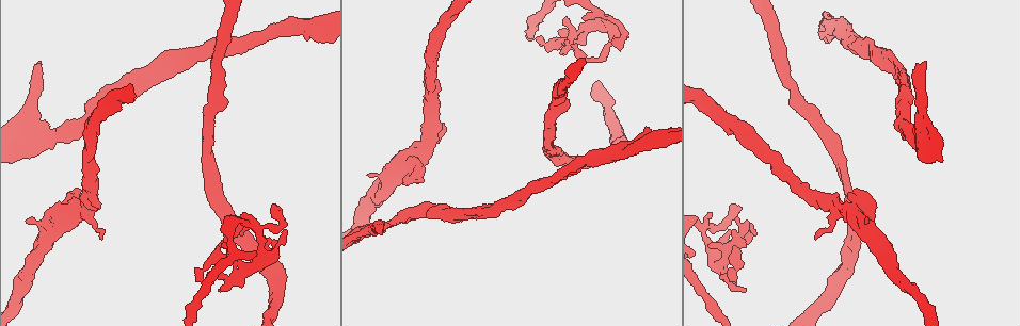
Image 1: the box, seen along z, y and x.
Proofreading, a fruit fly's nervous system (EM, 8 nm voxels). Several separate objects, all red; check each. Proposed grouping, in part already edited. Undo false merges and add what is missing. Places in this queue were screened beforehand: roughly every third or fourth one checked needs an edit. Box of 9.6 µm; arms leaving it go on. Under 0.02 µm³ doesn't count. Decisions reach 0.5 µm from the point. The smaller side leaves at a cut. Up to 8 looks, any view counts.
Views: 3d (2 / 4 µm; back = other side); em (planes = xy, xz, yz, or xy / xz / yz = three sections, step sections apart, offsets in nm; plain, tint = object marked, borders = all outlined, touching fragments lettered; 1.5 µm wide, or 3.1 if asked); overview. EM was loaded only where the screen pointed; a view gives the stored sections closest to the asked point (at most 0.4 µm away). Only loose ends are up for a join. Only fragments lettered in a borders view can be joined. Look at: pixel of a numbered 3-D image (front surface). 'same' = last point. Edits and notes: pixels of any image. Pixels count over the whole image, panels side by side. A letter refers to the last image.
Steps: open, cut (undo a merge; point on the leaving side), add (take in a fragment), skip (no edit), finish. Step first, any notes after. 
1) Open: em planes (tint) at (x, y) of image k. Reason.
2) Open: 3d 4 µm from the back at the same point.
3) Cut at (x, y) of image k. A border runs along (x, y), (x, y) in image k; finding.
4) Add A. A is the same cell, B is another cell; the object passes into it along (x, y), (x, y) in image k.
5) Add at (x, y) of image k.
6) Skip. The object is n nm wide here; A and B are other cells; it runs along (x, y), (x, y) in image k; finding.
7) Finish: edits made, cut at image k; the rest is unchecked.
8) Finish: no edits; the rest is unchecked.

Open: 3d 2 µm at (247, 229) of image 1. Touches itself.

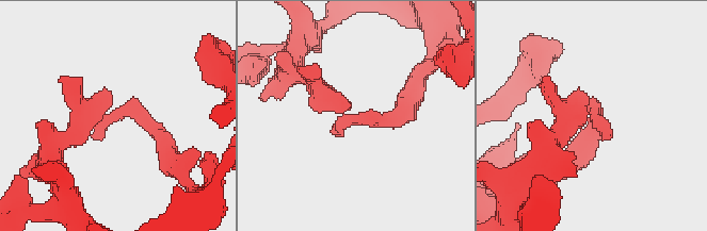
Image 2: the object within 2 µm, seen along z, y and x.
Open: em xy step 8 (tint) at (360, 119) of image 2.

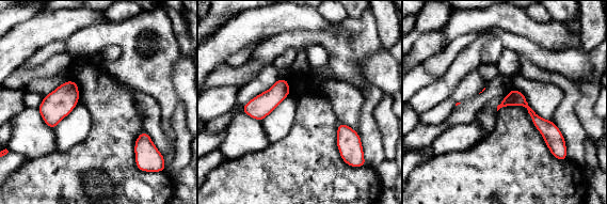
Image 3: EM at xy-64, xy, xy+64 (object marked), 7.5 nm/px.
Open: em planes (borders) at the same point. Cut it another way.

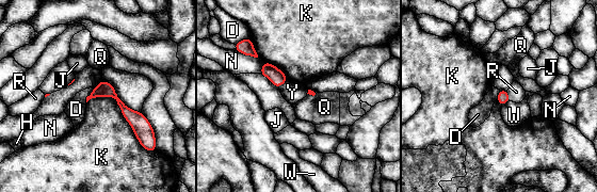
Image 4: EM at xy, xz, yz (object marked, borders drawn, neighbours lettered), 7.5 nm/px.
Skip. D, H, J, K, N, Q, R, W and Y are other cells; one neuron here.

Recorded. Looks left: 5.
Open: 3d 2 µm at (814, 237) of image 1. Tapers out.

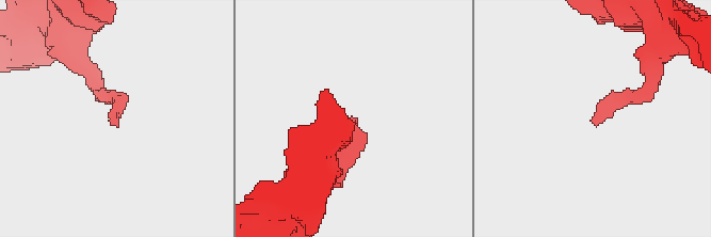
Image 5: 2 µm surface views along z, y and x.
Open: em planes (borders) at (356, 120) of image 5.

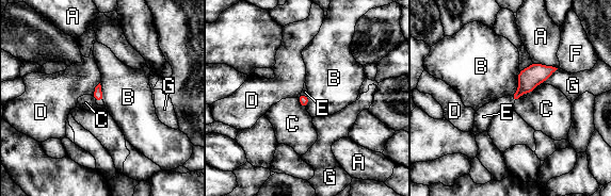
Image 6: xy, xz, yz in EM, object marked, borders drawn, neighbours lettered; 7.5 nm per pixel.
Add E. E is the same cell, A, B, C, D, F and G are other cells; the object passes into it along (529, 78), (512, 99), (484, 115) in image 6; the neuron continues.

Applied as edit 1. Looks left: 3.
Open: overview. Redraw.

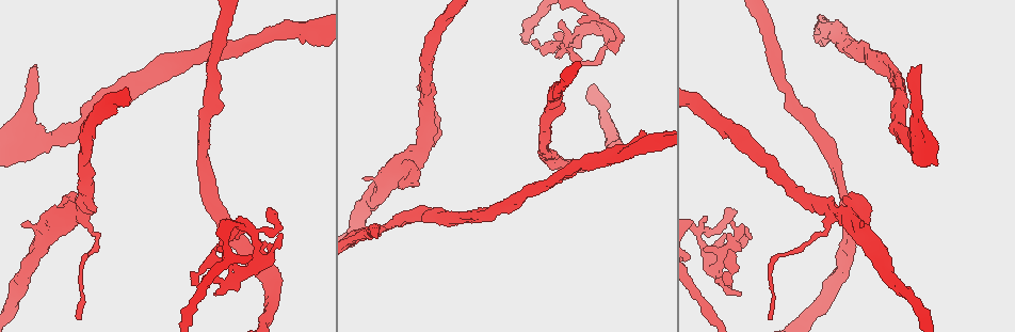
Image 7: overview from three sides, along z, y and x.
Open: em planes (borders) at (376, 237) of image 7. An open end.

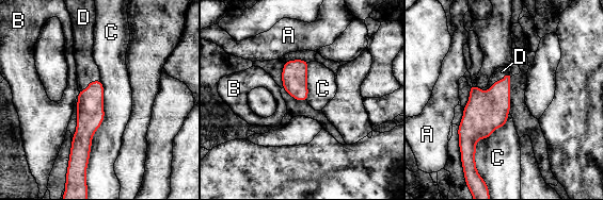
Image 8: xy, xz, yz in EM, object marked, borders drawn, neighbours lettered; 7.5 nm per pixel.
Add D. The object is 190 nm wide here; D is the same cell, A, B and C are other cells; the object passes into it along (485, 112), (494, 82), (502, 71) in image 8; it goes on there.

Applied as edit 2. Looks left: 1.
Finish: edits made, add at image 6, add at image 8; the rest is unchecked.

